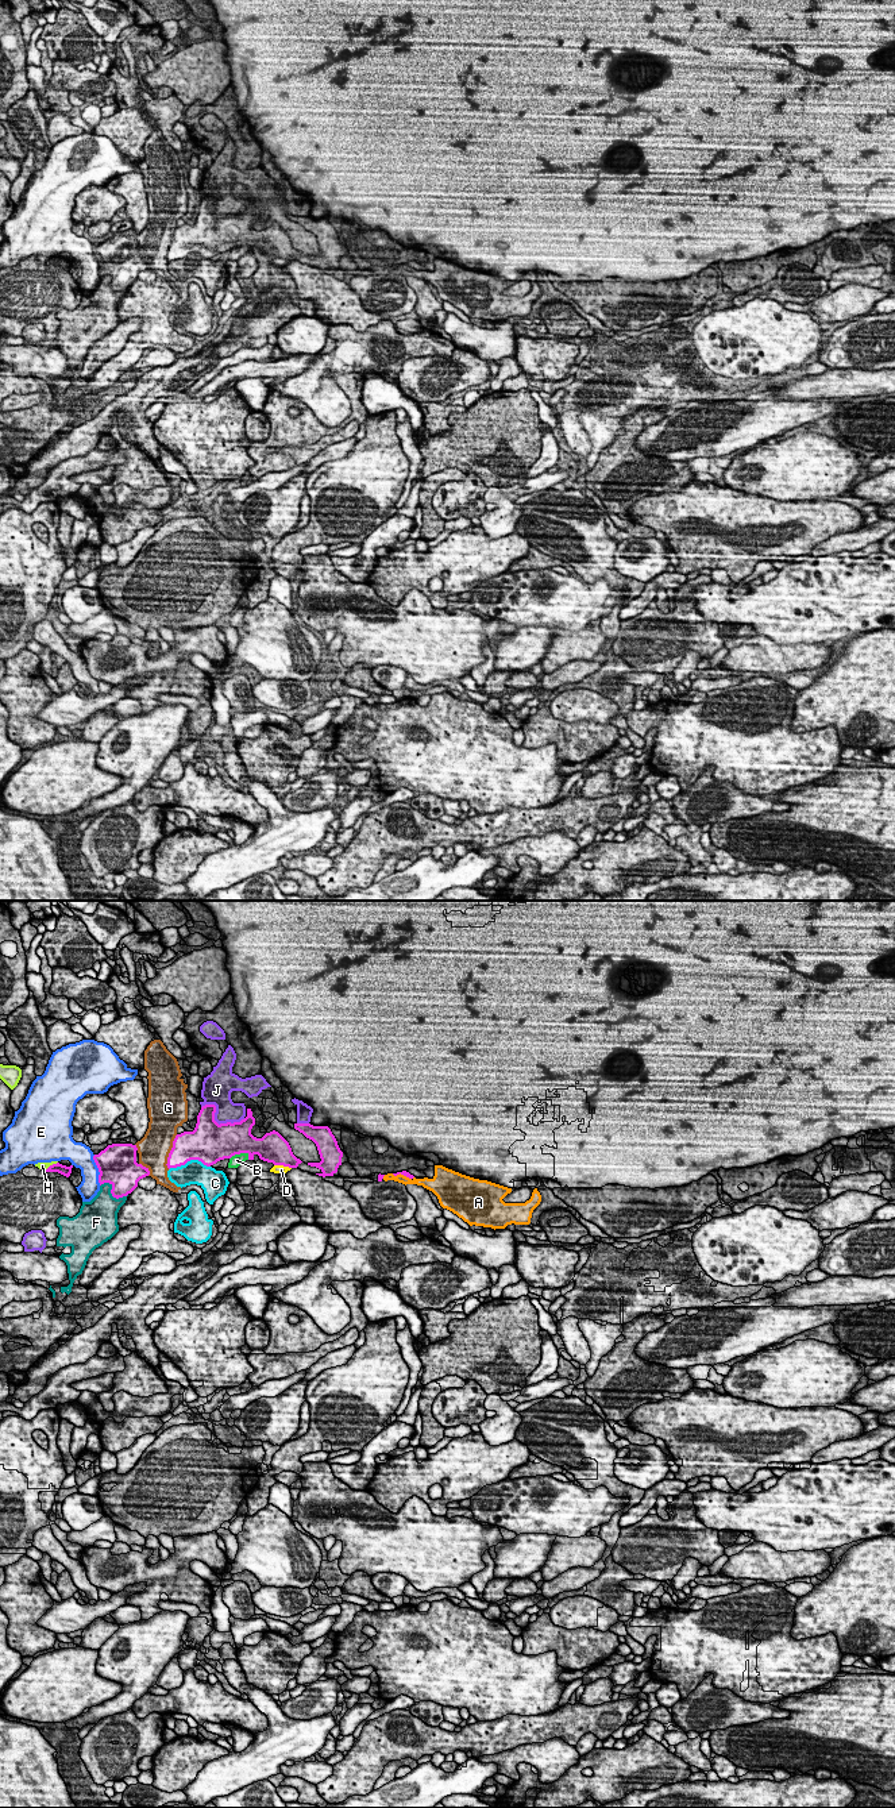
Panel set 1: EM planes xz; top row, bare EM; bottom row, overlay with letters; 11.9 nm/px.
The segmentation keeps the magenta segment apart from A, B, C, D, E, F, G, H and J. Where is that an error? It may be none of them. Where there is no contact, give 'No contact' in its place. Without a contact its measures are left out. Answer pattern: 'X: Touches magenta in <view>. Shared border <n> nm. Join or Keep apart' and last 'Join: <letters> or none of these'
A: Touches magenta in xz. Shared border 280 nm. Join
B: Touches magenta in xz. Shared border 240 nm. Keep apart
C: Touches magenta in xz. Shared border 500 nm. Keep apart
D: Touches magenta in xz. Shared border 220 nm. Keep apart
E: Touches magenta in xz. Shared border 380 nm. Keep apart
F: Touches magenta in xz. Shared border 360 nm. Keep apart
G: Touches magenta in xz. Shared border 440 nm. Keep apart
H: Touches magenta in xz. Shared border 190 nm. Keep apart
J: Touches magenta in xz. Shared border 550 nm. Keep apart
Join: A

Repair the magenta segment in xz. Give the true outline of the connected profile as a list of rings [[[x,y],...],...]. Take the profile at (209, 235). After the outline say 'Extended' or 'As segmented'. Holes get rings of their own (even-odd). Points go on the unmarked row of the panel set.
[[[215,197],[202,198],[194,223],[175,228],[166,257],[169,262],[185,258],[190,252],[211,259],[240,246],[247,246],[248,252],[258,247],[263,254],[289,261],[297,261],[302,255],[278,224],[266,225],[262,231],[251,227],[255,217],[251,201],[247,201],[244,212],[234,216],[219,217],[215,205]]]. As segmented

